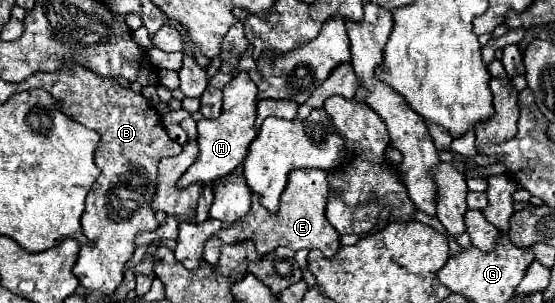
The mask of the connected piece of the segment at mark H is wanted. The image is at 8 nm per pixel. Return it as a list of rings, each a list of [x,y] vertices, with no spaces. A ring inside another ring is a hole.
[[[246,72],[234,76],[224,88],[224,104],[222,114],[216,120],[202,118],[198,122],[198,158],[178,180],[178,188],[188,188],[190,184],[210,184],[224,176],[228,176],[246,156],[250,142],[256,136],[254,120],[256,120],[256,84],[248,78]]]

